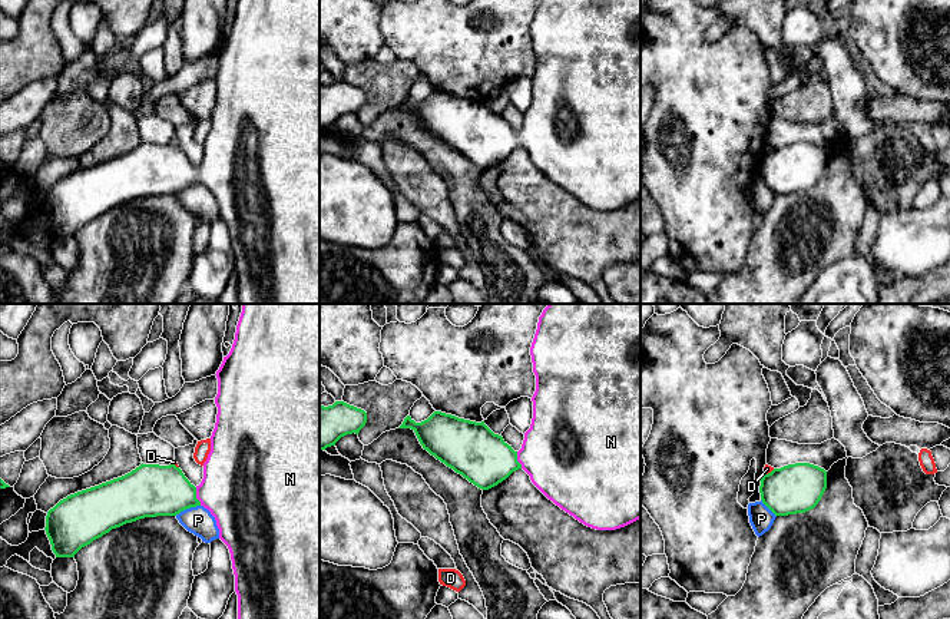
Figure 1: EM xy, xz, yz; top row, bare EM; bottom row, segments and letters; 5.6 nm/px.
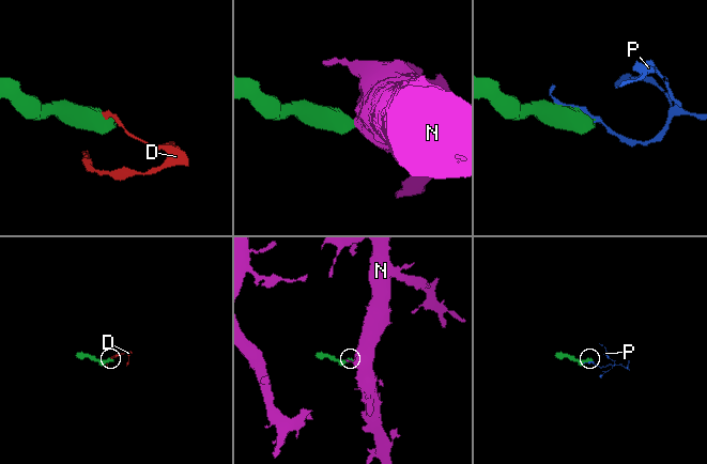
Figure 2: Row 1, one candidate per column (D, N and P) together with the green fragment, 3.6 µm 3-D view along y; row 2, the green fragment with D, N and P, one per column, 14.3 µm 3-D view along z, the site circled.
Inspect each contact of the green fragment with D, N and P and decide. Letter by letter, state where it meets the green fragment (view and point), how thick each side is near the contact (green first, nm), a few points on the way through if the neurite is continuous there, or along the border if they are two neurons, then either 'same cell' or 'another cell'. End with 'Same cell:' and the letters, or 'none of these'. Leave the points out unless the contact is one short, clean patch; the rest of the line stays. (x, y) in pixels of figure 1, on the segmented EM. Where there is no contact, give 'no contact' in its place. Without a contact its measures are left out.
D: meets green in yz at (768, 473); 280 nm thick on the green side, 50 nm on the other; border along yz (774, 469), (764, 474); another cell
N: meets green in xy at (195, 496); 300 nm thick on the green side, 420 nm on the other; runs through xy (152, 490), (195, 496), (238, 487); same cell
P: meets green in xy at (186, 507); 300 nm thick on the green side, 160 nm on the other; another cell
Same cell: N

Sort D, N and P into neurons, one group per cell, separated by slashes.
D / N / P

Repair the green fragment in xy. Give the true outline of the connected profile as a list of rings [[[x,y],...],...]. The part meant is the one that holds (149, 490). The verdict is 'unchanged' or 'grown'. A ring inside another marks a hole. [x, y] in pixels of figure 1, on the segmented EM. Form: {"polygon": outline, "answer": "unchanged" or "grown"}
{"polygon": [[[242,304],[232,348],[216,371],[218,407],[215,428],[211,436],[211,451],[203,463],[203,479],[193,486],[175,464],[140,464],[130,473],[77,491],[60,500],[46,516],[46,534],[56,557],[75,555],[112,529],[145,517],[176,516],[181,512],[203,506],[211,512],[219,529],[219,539],[228,546],[238,595],[238,619],[320,619],[320,304]]], "answer": "grown"}

